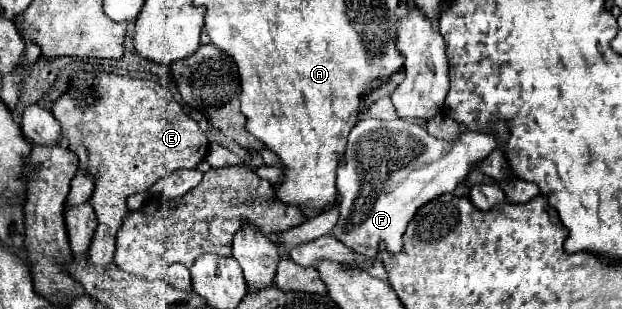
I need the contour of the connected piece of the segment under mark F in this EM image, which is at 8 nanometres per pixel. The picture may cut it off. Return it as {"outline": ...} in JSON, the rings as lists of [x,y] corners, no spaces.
{"outline":[[[360,119],[354,129],[348,135],[344,157],[338,165],[338,177],[336,177],[336,189],[340,195],[340,219],[332,231],[332,235],[342,241],[346,247],[366,255],[374,257],[378,253],[380,241],[386,243],[386,249],[396,253],[402,249],[402,235],[406,231],[408,221],[414,217],[416,209],[428,203],[430,199],[452,193],[458,183],[466,179],[472,165],[480,159],[484,159],[492,149],[498,147],[498,141],[480,131],[466,131],[460,135],[456,143],[440,141],[432,137],[424,127],[420,127],[414,121],[406,119]]]}

